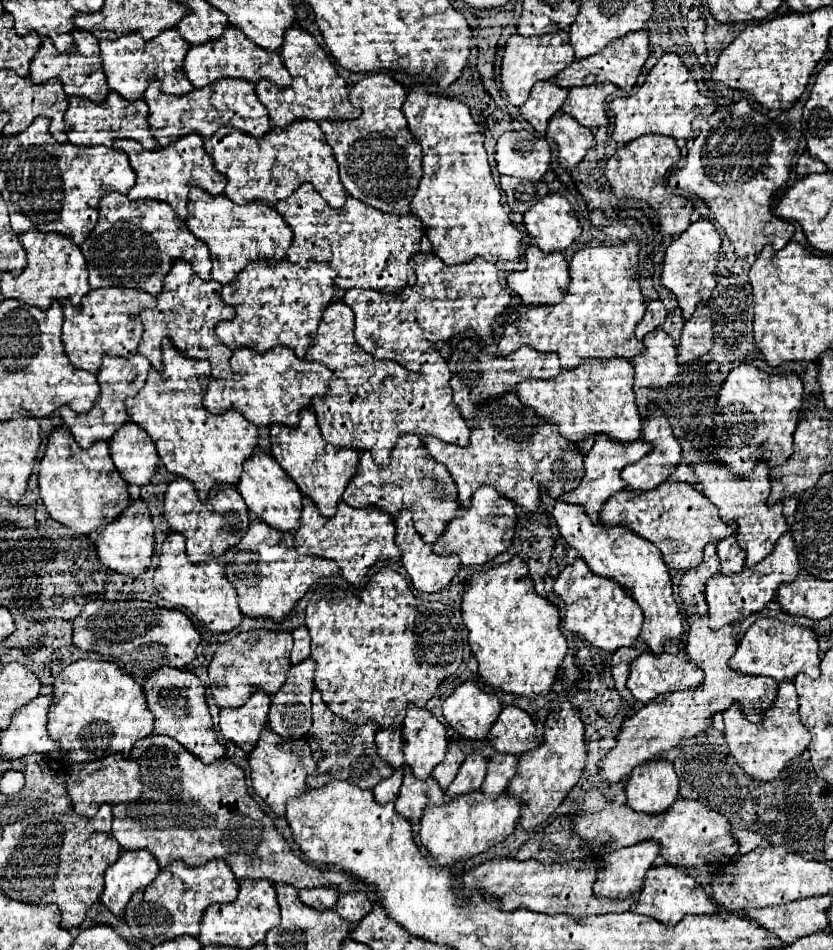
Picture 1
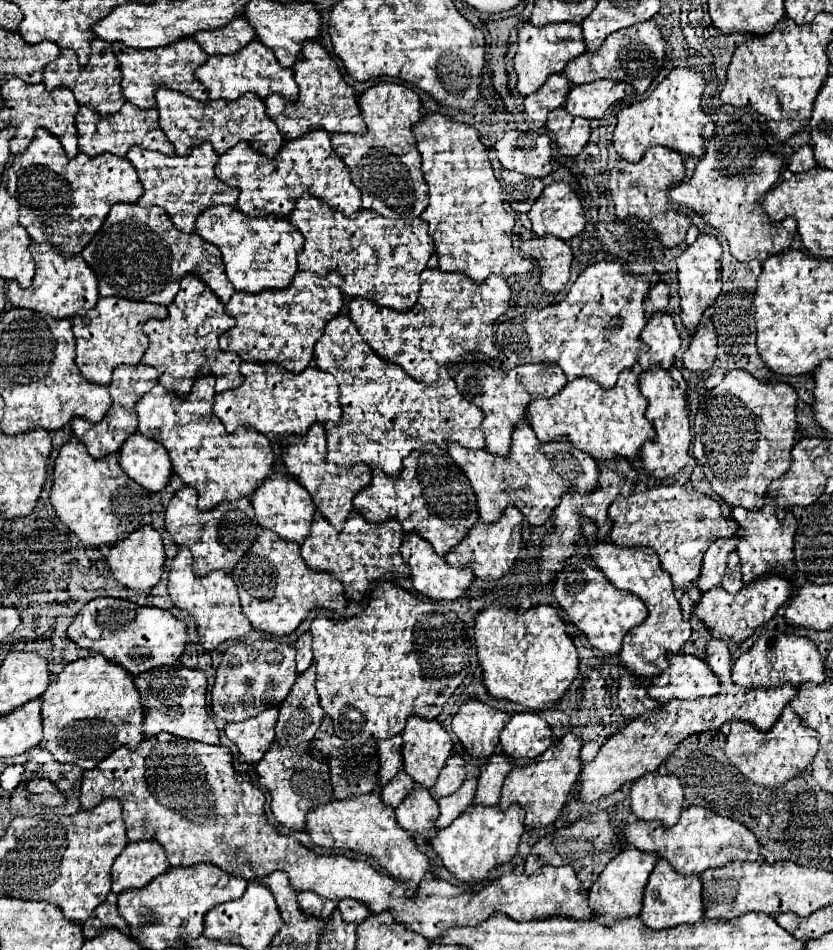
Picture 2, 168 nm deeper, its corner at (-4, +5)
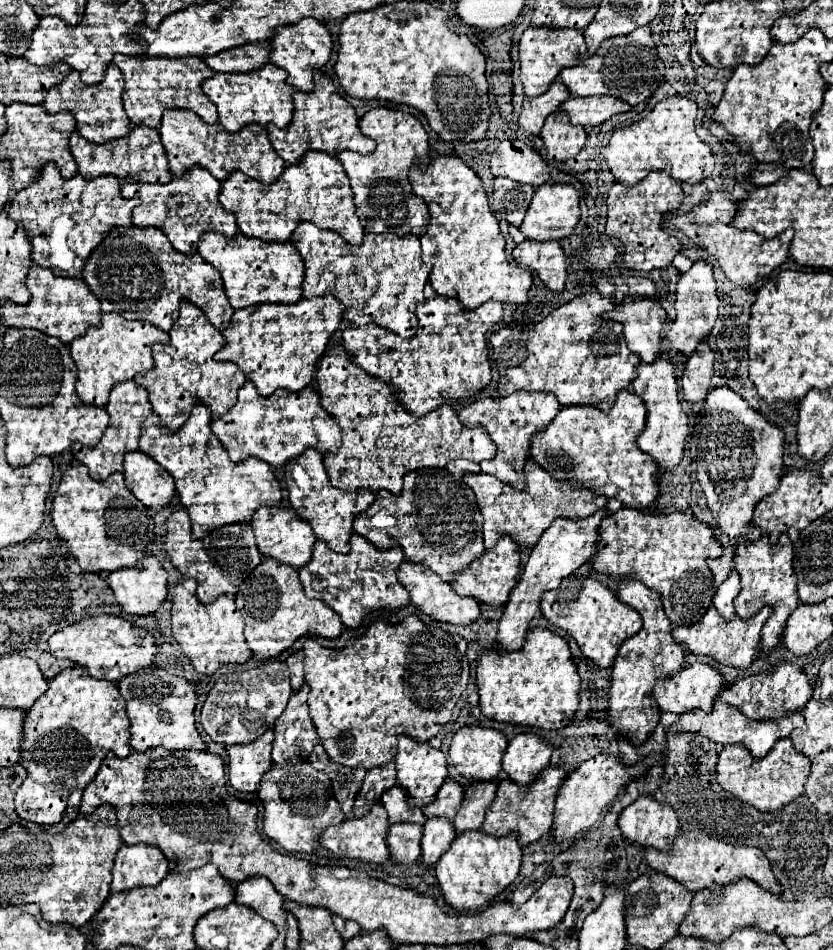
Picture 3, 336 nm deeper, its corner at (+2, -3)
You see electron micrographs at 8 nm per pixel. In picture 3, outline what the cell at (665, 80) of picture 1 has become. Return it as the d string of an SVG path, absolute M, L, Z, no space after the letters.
M676 95L676 97L670 97L670 99L664 99L660 101L654 111L650 111L642 121L630 125L630 127L624 127L624 129L618 129L612 133L610 137L610 143L606 147L606 163L608 163L608 169L610 173L614 175L614 179L626 187L634 187L638 185L650 171L664 171L668 173L672 179L676 181L684 181L688 185L696 185L696 183L702 183L706 177L712 175L714 171L714 165L716 165L716 159L712 157L712 149L702 143L696 135L696 127L694 127L694 119L696 119L696 111L698 111L698 105L682 95Z

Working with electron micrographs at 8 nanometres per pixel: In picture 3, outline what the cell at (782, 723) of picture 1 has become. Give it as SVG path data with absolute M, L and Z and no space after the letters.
M780 739L774 749L764 757L756 759L744 747L726 745L718 757L716 781L728 793L732 793L742 803L756 807L758 811L776 811L804 793L804 783L810 775L810 761L802 753L792 749L790 739Z

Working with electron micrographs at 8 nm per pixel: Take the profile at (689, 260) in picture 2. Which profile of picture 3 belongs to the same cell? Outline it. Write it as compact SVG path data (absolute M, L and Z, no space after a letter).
M698 261L690 267L690 271L680 275L680 281L676 285L676 319L674 327L668 331L668 341L676 351L690 357L696 347L706 341L710 335L716 319L718 319L718 295L716 295L716 281L712 275L712 267L704 261Z

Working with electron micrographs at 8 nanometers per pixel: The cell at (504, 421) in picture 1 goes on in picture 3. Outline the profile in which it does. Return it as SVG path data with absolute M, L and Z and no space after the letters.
M528 461L526 465L526 489L516 491L504 483L500 483L498 477L480 473L480 475L464 475L466 485L474 491L478 507L484 515L484 545L486 549L492 549L496 541L504 535L512 537L518 545L524 547L534 547L542 533L550 527L550 523L558 517L568 517L568 519L584 519L594 515L598 509L604 509L608 499L592 493L590 489L580 489L580 485L560 485L560 481L552 479L548 471L540 469L540 465L534 465Z

